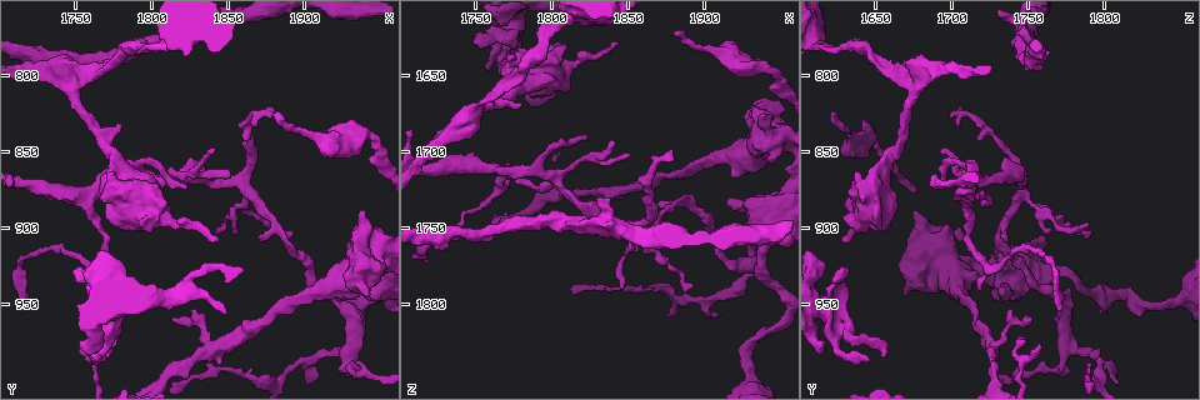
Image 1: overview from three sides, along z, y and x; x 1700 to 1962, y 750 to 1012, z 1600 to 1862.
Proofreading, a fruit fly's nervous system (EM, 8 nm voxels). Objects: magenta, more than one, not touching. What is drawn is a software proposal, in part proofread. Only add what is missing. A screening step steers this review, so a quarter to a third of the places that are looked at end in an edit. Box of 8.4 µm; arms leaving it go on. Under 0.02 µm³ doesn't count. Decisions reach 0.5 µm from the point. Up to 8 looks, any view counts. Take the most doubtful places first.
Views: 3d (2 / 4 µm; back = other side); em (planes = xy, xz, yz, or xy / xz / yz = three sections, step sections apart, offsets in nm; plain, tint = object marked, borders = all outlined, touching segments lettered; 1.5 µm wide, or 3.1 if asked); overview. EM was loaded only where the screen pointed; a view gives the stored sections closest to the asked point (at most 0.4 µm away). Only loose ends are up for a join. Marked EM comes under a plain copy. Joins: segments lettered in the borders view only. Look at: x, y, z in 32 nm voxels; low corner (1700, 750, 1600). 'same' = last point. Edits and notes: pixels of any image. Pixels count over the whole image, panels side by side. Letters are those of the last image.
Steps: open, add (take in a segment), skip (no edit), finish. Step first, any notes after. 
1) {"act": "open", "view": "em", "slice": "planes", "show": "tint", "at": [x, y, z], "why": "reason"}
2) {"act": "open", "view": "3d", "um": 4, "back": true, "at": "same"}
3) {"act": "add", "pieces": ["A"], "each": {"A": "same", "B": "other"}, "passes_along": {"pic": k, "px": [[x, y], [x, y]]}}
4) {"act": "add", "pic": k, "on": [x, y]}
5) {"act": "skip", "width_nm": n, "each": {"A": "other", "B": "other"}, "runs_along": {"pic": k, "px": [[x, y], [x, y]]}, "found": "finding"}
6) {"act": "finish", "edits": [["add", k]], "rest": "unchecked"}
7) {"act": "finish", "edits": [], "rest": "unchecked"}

{"act": "open", "view": "3d", "um": 4, "back": true, "at": [1842, 908, 1628], "why": "branch stops here"}

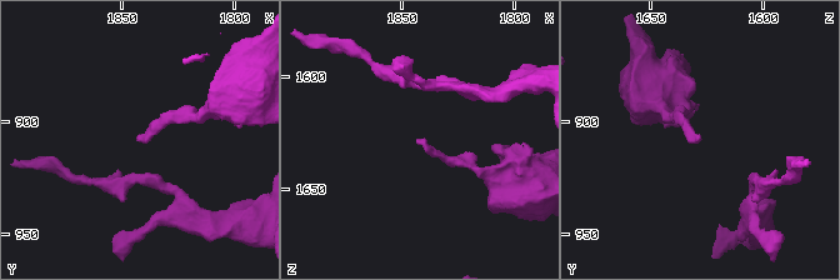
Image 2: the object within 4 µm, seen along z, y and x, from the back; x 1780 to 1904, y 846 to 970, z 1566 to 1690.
{"act": "open", "view": "em", "slice": "planes", "show": "borders", "at": [1843, 907, 1628]}

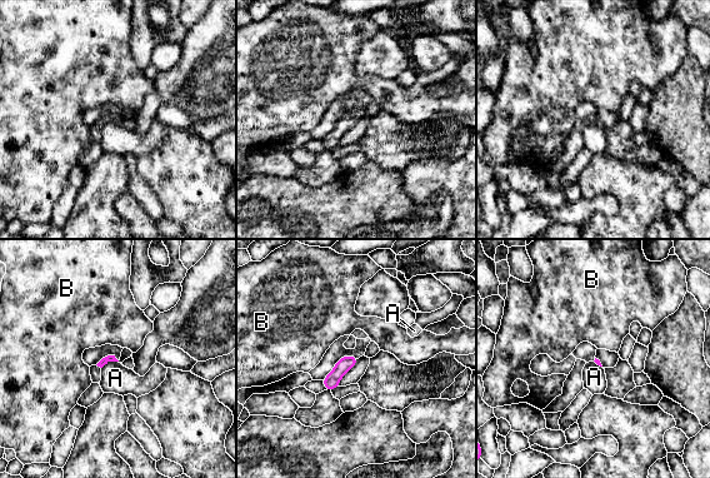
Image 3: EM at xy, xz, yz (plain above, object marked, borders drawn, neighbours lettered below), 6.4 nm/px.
{"act": "skip", "longest_contact_nm": ["A", 120], "each": {"A": "other", "B": "other"}, "found": "no lettered segment goes on from it"}

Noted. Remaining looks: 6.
{"act": "open", "view": "3d", "um": 4, "at": [1756, 988, 1644]}

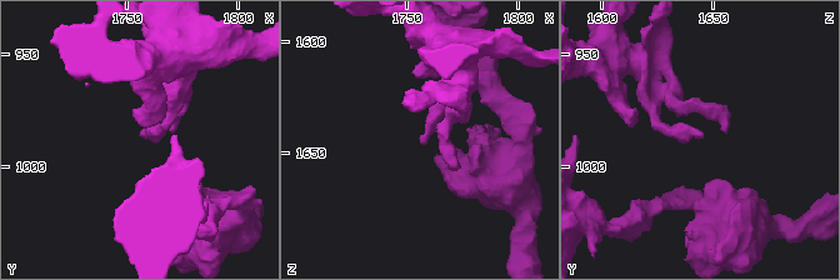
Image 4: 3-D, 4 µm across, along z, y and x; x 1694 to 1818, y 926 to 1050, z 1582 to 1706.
{"act": "open", "view": "em", "slice": "xz", "step": 8, "show": "tint", "at": [1757, 985, 1647], "why": "need the tissue"}

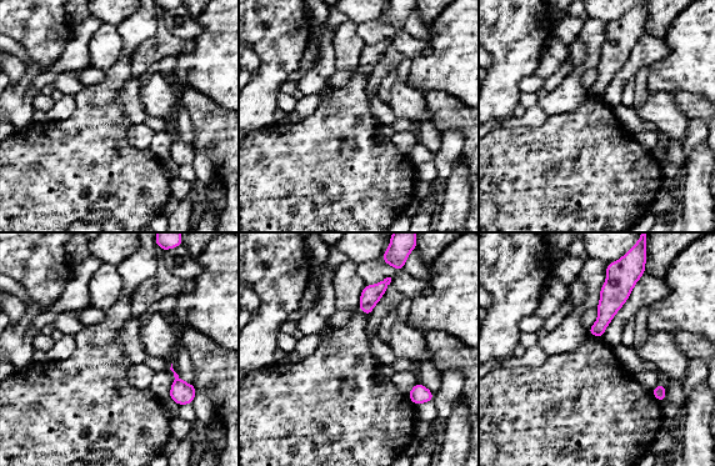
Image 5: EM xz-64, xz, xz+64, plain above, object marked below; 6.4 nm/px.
{"act": "open", "view": "em", "slice": "planes", "show": "borders", "at": "same", "why": "another direction"}

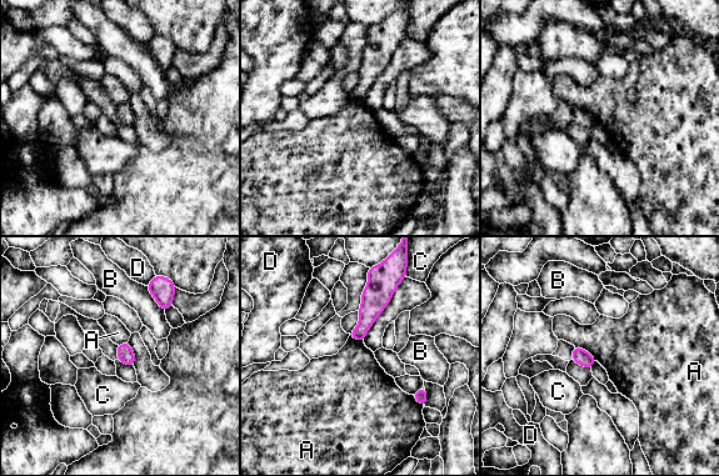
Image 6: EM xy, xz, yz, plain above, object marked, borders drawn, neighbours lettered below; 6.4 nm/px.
{"act": "skip", "each": {"A": "other", "B": "other", "C": "other", "D": "other"}, "border": {"pic": 6, "px": [[574, 345], [587, 350], [597, 360]]}, "found": "no lettered segment goes on from it"}

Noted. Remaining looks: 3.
{"act": "open", "view": "em", "slice": "xz", "step": 4, "show": "tint", "at": [1878, 828, 1698], "why": "thin end"}

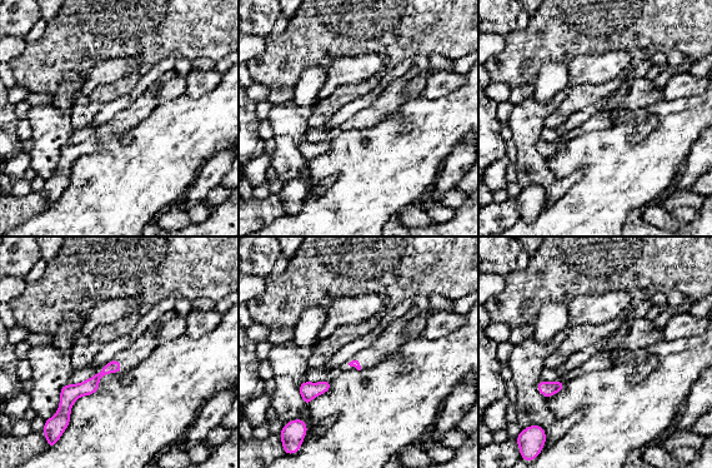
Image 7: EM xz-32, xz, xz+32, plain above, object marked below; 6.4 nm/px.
{"act": "open", "view": "em", "slice": "xz", "step": 4, "show": "borders", "at": "same"}

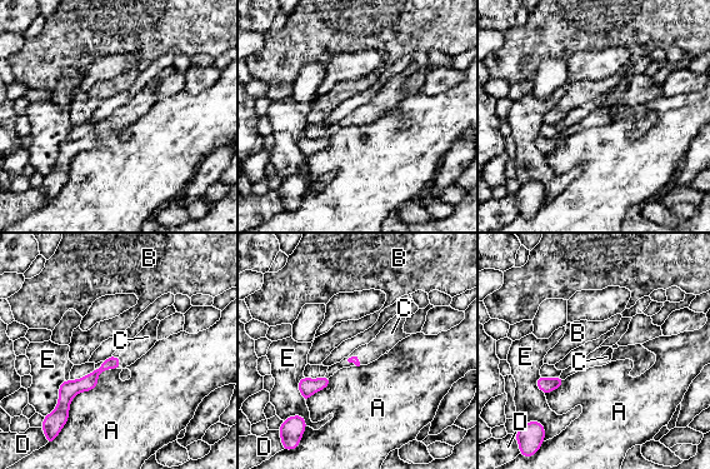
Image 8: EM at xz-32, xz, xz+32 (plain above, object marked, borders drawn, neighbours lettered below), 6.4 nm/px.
{"act": "add", "pieces": ["C"], "each": {"A": "other", "B": "other", "C": "same", "D": "other", "E": "other"}, "passes_along": {"pic": 8, "px": [[89, 382], [119, 362], [148, 337]]}, "found": "it goes on there"}

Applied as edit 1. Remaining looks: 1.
{"act": "finish", "edits": [["add", 8]], "rest": "unchecked"}

